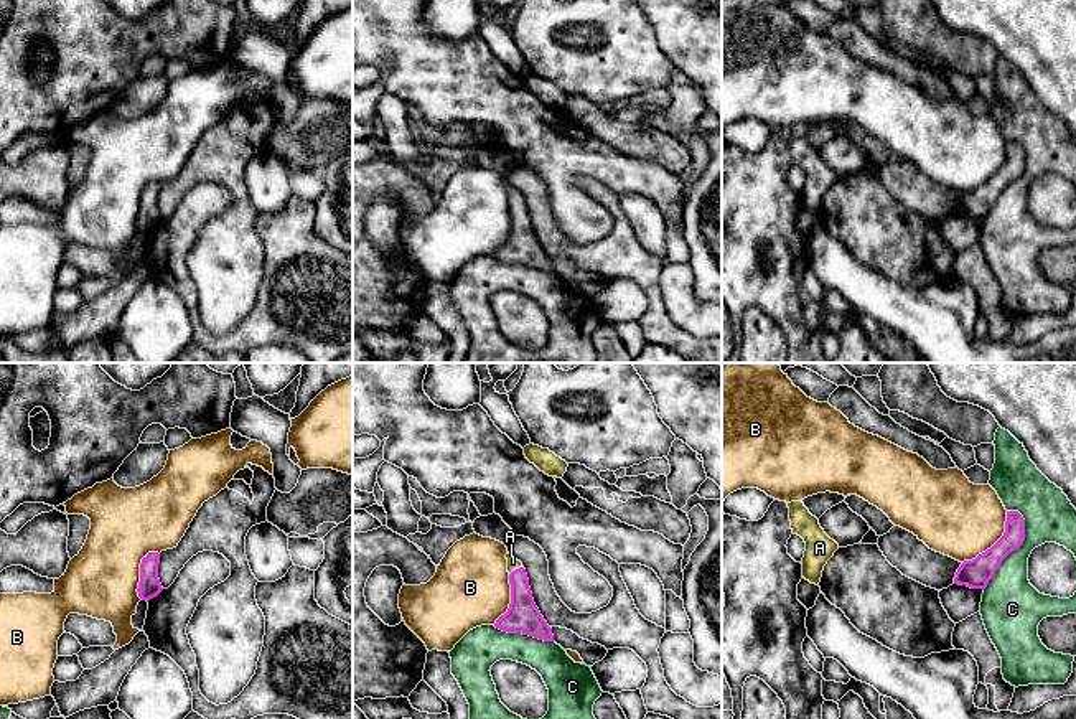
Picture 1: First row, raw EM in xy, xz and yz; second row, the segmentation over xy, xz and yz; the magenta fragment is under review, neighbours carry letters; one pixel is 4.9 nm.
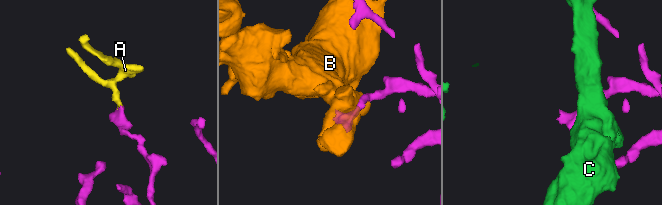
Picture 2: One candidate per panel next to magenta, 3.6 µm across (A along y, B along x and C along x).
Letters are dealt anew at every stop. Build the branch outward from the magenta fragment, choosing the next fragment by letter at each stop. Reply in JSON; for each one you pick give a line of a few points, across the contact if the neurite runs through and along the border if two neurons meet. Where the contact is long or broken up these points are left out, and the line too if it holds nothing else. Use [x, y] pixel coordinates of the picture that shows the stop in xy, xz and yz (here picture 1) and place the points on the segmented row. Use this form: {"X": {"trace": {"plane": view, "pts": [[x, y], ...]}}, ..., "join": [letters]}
{"A": {"trace": {"plane": "xz", "pts": [[523, 617], [516, 569], [513, 563]]}}, "join": ["A"]}

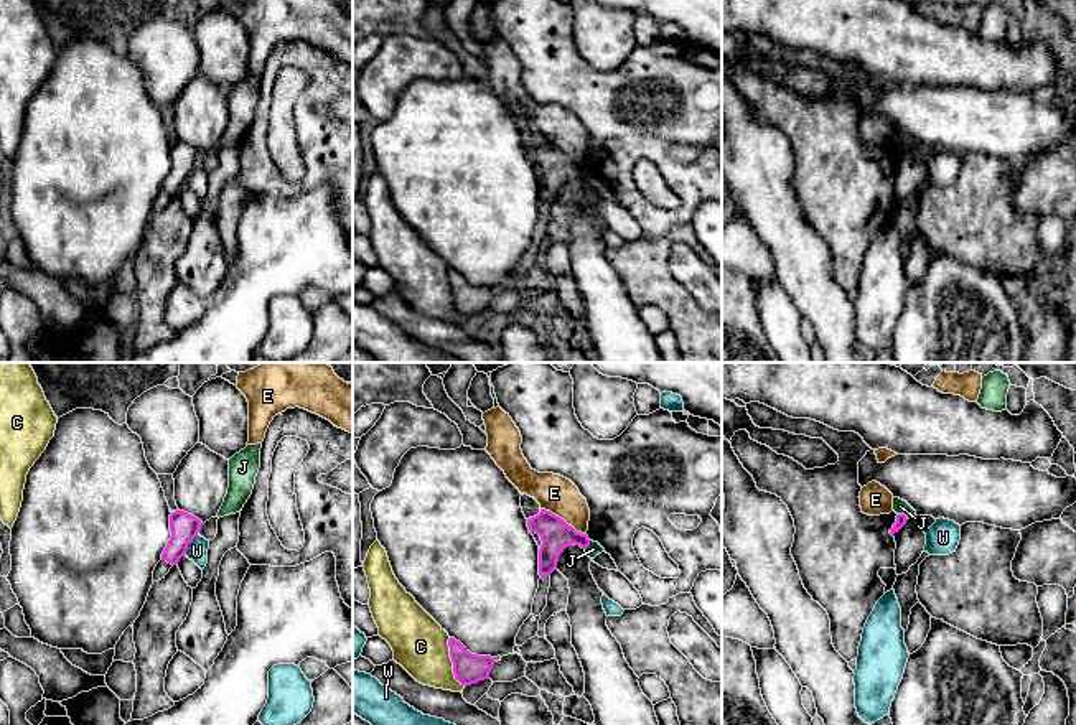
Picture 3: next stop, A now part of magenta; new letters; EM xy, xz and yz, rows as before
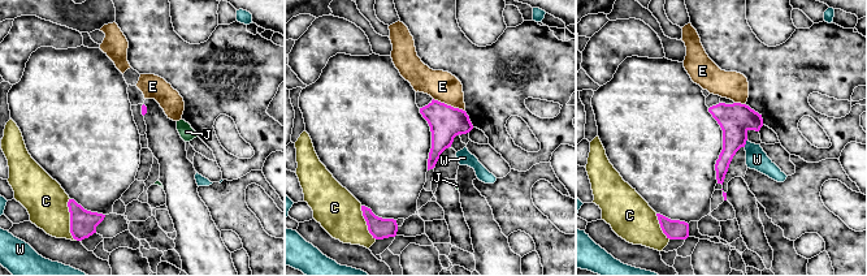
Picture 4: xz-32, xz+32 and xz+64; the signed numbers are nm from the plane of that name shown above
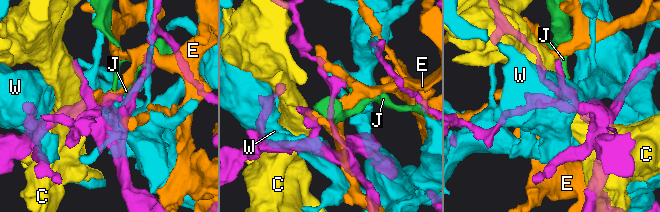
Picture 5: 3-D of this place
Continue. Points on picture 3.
{"join": []}

